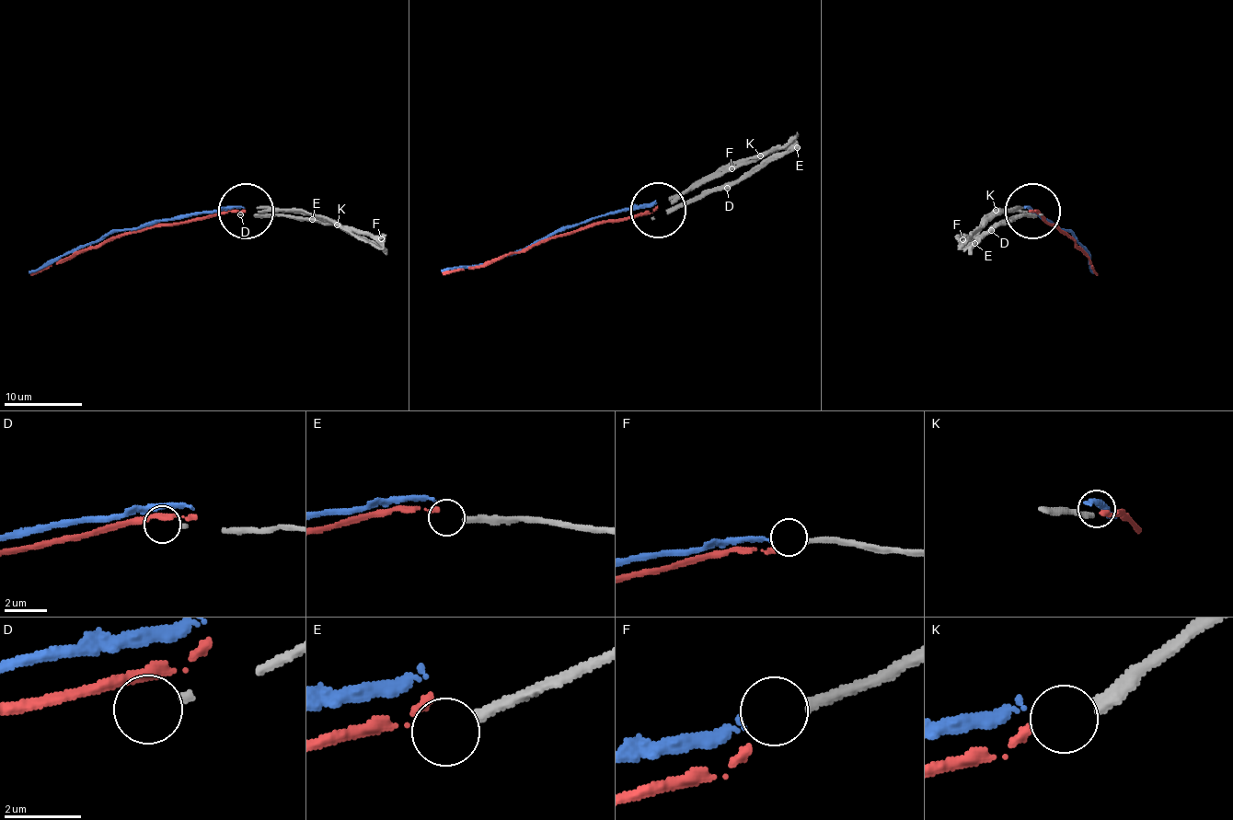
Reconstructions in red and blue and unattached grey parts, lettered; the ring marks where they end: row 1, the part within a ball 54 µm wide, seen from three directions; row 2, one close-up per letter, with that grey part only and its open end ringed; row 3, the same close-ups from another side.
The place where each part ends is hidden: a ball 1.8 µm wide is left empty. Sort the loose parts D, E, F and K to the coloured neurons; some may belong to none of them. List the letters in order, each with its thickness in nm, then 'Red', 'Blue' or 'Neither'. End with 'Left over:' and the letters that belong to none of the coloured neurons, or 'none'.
D: Thickness 180 nm. Neither
E: Thickness 280 nm. Neither
F: Thickness 280 nm. Blue
K: Thickness 320 nm. Red
Left over: D, E

